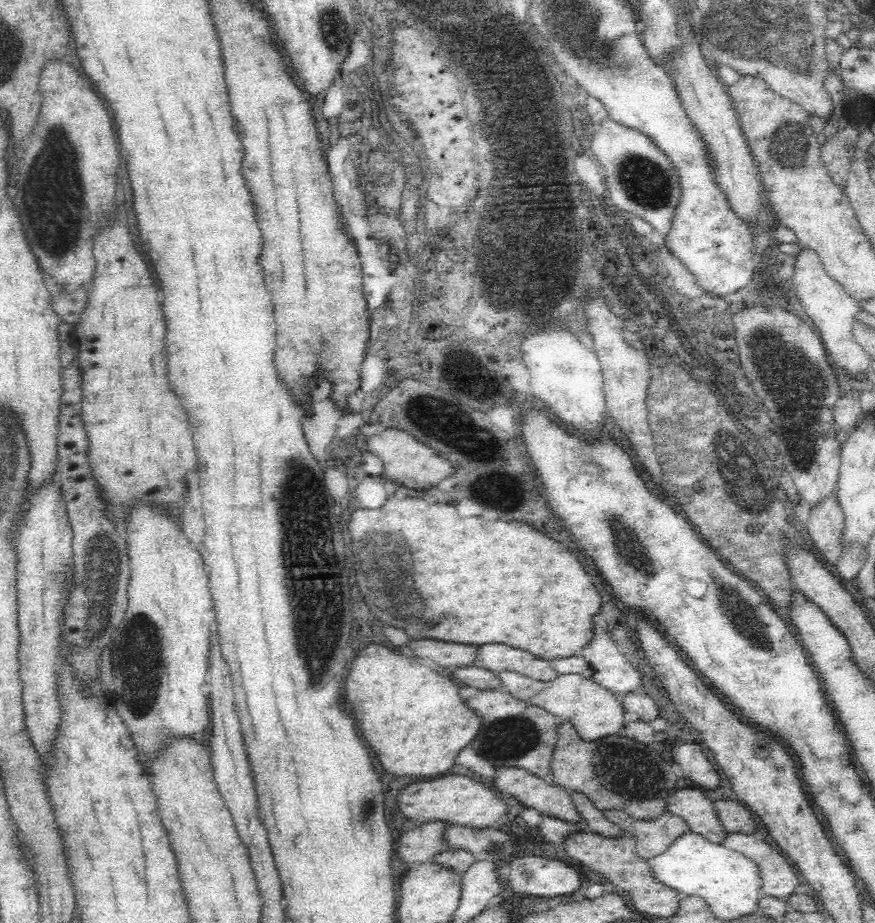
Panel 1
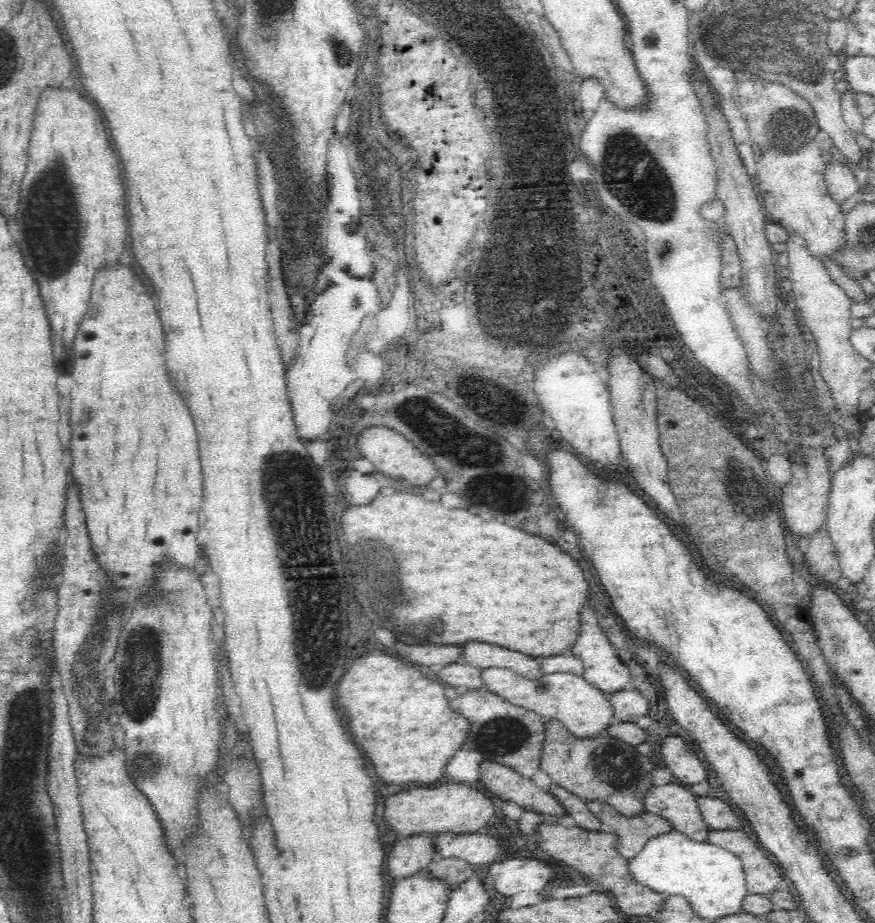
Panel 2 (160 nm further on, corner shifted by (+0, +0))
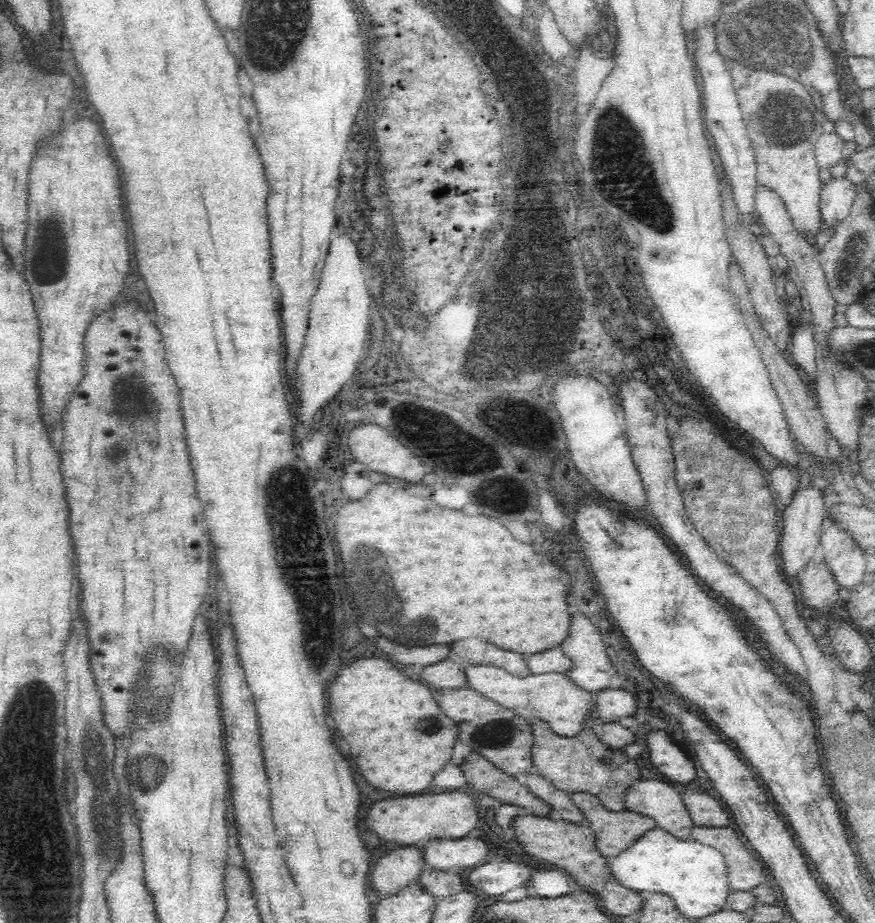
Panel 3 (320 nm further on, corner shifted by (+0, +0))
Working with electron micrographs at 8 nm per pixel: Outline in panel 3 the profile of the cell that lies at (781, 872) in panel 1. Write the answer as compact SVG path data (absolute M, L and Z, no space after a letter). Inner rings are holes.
M695 825L691 835L699 843L717 848L726 857L733 891L750 891L762 882L771 882L766 881L766 864L746 848L732 828Z

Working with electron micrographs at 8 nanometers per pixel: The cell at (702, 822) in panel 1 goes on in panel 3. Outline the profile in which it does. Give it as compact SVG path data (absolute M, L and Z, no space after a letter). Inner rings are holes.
M641 778L626 792L626 808L654 818L658 827L680 840L692 839L695 824L682 792L666 782Z

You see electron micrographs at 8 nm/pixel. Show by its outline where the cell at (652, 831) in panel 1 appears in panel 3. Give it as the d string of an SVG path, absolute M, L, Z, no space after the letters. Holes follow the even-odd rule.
M572 792L570 797L574 799L574 803L582 809L582 813L588 818L588 825L597 836L598 851L607 858L621 855L622 852L634 846L637 840L644 836L646 832L657 827L657 821L654 818L644 816L628 808L620 812L608 810L608 808L602 805L598 796L592 793Z

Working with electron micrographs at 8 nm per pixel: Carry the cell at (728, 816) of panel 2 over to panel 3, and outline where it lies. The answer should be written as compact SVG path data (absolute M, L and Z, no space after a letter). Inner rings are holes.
M682 794L692 821L698 826L725 827L728 822L728 812L722 808L722 804L710 796L710 794Z

